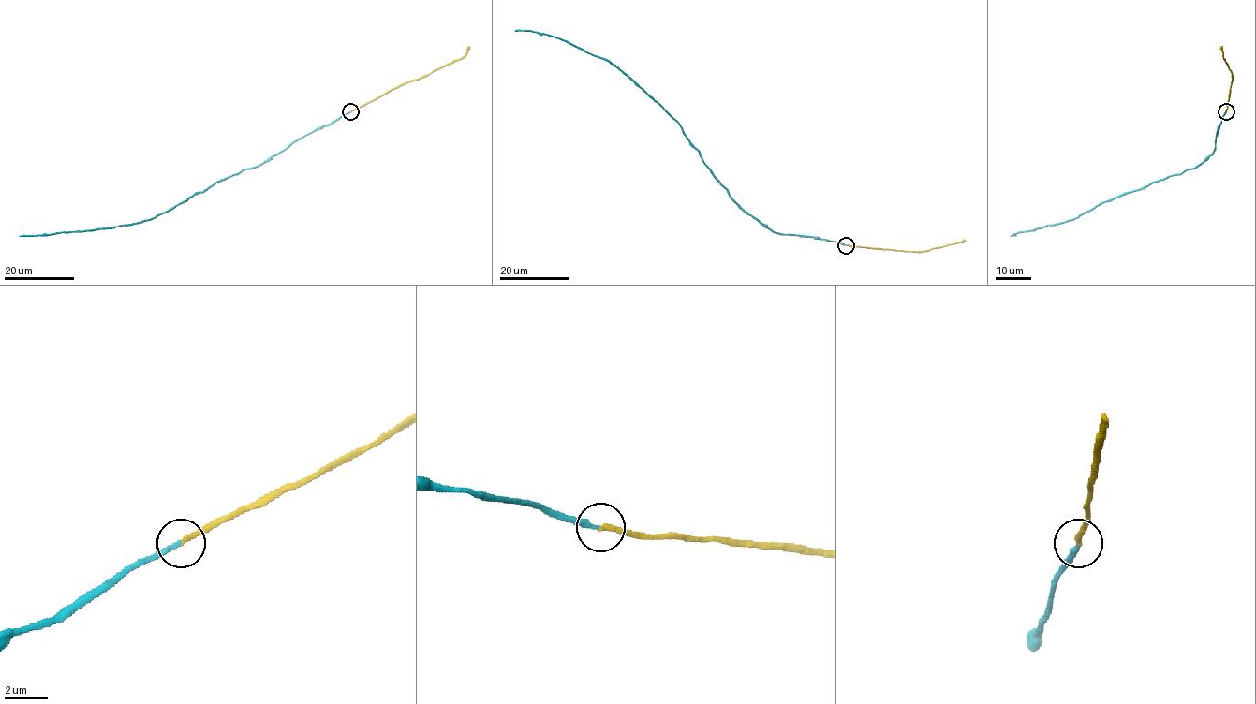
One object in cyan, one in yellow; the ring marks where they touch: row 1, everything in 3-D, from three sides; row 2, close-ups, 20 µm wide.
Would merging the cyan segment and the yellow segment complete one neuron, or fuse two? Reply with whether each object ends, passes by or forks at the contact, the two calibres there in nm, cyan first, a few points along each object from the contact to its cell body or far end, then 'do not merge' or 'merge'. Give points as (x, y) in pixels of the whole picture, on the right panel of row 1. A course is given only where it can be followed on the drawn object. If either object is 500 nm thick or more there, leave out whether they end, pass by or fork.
cyan ends there; yellow ends there; 200 nm thick on the cyan side, 240 nm on the other; cyan runs (1226, 111), (1218, 127), (1214, 152), (1198, 166), (1096, 205), (1078, 217), (1011, 236); yellow runs (1226, 111), (1232, 72), (1219, 46); merge

